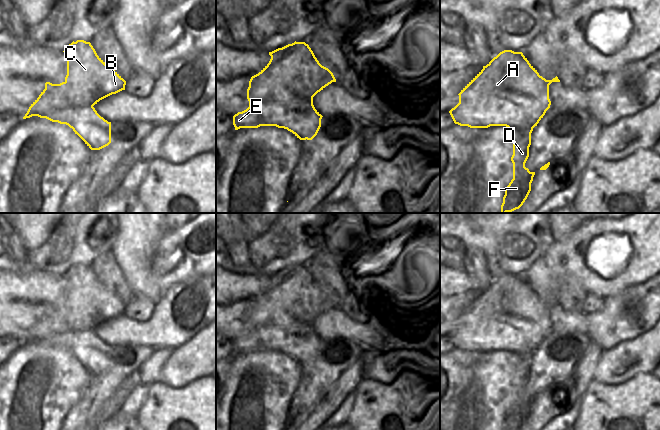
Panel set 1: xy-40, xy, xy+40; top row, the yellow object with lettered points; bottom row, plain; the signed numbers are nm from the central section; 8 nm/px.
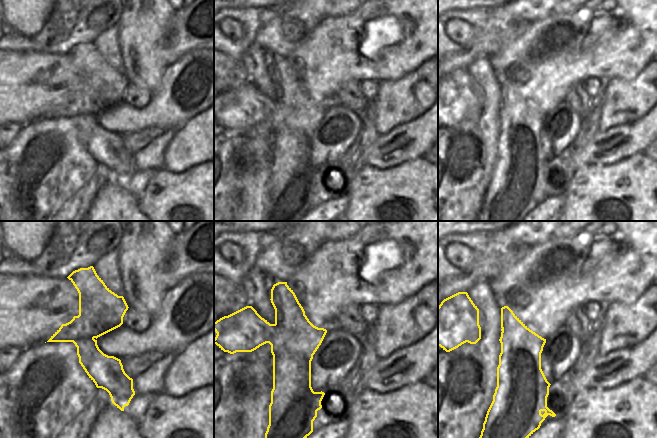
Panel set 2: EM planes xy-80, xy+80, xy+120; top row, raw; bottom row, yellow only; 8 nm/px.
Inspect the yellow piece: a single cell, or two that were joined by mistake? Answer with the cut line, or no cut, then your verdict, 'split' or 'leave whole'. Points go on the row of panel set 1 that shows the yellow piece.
xy+40 (497, 55), (502, 63), (496, 73), (504, 83), (547, 109) | split

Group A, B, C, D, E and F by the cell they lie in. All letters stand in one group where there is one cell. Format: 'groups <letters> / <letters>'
groups A E / B C D F

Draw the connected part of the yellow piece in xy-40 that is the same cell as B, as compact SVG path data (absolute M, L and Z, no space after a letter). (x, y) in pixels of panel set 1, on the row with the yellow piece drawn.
M73 41L63 52L67 57L65 97L69 99L70 108L94 106L100 100L125 90L126 81L97 55L90 42Z

